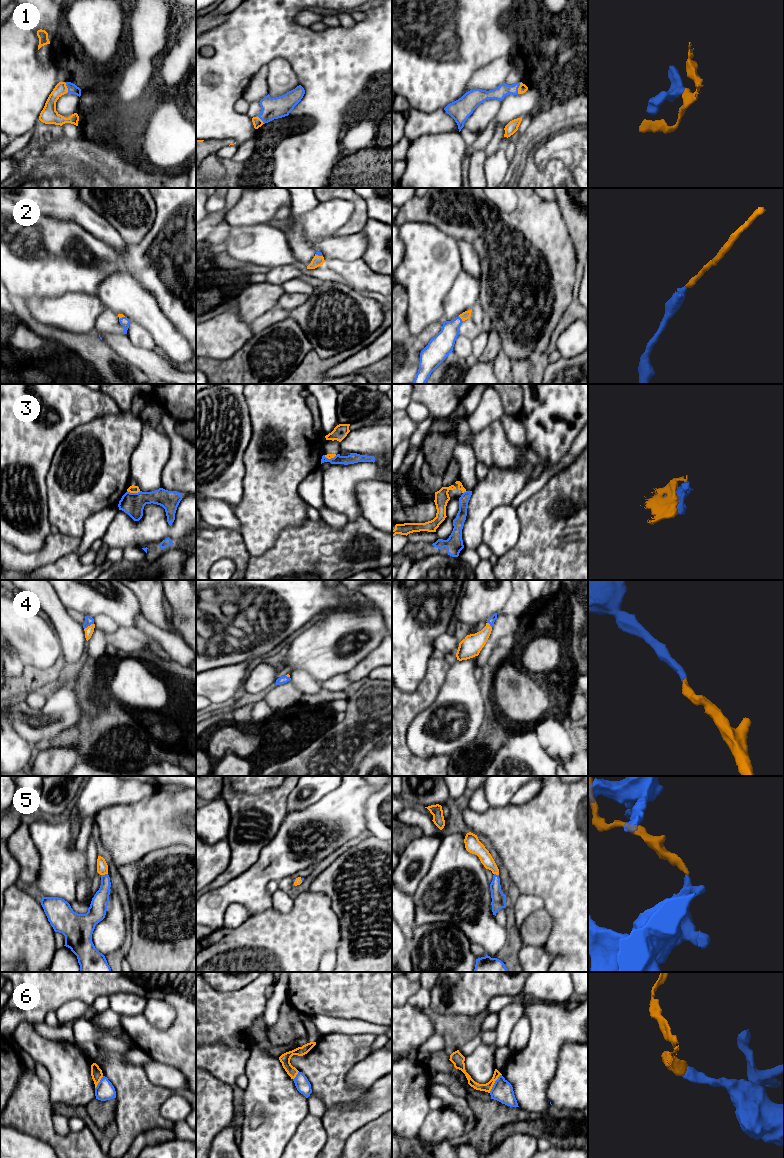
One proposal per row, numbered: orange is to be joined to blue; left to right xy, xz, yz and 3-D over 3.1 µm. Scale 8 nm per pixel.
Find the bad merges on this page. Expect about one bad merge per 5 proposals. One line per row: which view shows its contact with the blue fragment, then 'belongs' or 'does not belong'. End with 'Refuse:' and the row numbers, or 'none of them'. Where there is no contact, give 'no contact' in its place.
1: contact in yz; belongs
2: contact in yz; belongs
3: contact in xy; does not belong
4: contact in xy; belongs
5: contact in xy; belongs
6: contact in yz; does not belong
Refuse: 3, 6

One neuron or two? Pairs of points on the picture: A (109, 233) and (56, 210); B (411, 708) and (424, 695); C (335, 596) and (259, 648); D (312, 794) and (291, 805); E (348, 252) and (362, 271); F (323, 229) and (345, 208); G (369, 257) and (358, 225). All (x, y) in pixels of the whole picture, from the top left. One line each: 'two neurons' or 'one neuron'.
A: one neuron
B: one neuron
C: one neuron
D: one neuron
E: two neurons
F: one neuron
G: two neurons

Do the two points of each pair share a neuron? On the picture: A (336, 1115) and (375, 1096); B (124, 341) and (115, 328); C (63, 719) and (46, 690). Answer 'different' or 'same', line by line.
A: same
B: different
C: different

